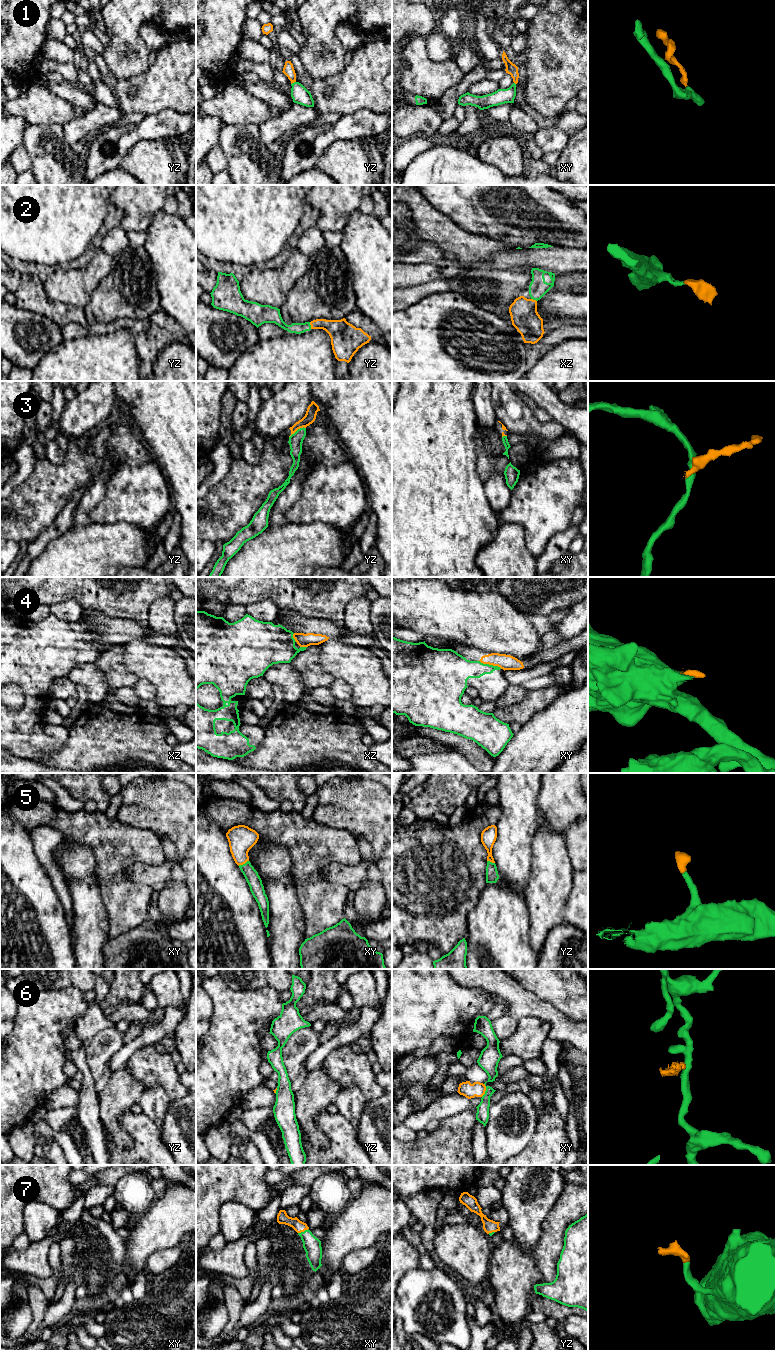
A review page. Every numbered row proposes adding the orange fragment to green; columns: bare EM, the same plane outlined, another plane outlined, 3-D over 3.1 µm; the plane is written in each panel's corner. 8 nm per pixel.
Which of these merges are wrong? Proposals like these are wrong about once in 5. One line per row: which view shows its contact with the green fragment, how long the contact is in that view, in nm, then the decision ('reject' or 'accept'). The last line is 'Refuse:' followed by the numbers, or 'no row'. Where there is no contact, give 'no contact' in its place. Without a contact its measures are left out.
1: contact in yz; length 50 nm; accept
2: contact in yz; length 60 nm; accept
3: contact in yz; length 160 nm; reject
4: contact in xy; length 200 nm; reject
5: contact in xy; length 100 nm; accept
6: contact in xy; length 110 nm; reject
7: contact in xy; length 100 nm; accept
Refuse: 3, 4, 6

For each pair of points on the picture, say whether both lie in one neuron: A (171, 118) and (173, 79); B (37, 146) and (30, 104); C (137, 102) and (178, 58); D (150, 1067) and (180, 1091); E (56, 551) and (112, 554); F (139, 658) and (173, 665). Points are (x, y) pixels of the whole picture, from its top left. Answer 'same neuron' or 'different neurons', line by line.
A: different neurons
B: different neurons
C: same neuron
D: same neuron
E: same neuron
F: same neuron

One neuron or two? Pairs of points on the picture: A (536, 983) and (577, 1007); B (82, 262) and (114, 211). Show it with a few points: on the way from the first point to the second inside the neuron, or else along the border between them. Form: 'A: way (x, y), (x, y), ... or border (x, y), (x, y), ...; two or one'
A: way (546, 983), (553, 983), (567, 997); one
B: way (91, 249), (109, 224); one

